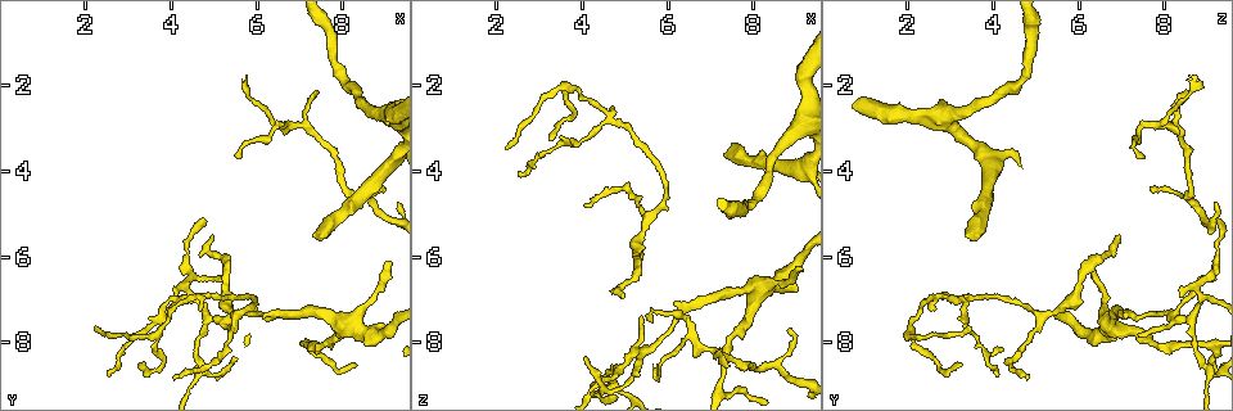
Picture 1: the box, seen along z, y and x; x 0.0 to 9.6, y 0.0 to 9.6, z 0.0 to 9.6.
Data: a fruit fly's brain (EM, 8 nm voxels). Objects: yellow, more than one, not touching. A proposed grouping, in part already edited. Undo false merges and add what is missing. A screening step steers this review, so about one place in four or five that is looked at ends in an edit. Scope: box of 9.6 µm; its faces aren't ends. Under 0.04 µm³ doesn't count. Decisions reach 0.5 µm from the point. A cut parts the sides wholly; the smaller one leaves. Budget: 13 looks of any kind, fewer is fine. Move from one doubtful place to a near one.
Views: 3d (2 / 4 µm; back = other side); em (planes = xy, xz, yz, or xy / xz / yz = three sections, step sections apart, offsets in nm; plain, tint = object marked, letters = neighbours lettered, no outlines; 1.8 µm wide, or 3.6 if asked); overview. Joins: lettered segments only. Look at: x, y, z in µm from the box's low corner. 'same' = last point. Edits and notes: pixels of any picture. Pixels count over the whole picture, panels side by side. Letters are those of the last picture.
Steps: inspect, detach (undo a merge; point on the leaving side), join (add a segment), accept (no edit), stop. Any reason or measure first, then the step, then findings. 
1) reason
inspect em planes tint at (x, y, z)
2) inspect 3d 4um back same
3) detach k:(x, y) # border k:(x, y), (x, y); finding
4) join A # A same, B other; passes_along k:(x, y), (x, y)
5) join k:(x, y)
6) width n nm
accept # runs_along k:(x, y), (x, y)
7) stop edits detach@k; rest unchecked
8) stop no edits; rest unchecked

thin end
inspect em xz step 8 tint at (5.70, 1.85, 8.60)

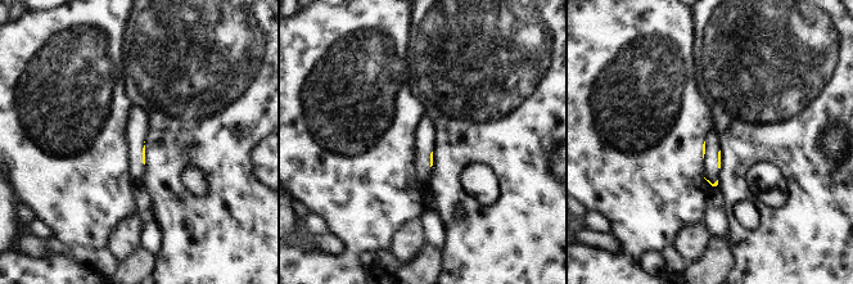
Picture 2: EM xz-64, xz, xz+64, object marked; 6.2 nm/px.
inspect em planes letters same

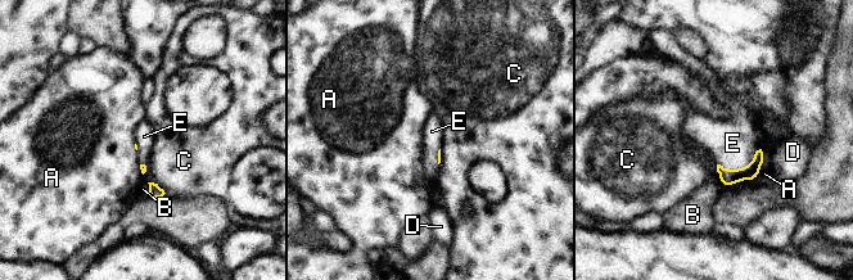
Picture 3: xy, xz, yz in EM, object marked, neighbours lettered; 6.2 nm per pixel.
join 3:(732, 143) # A other, B other, C other, D other, E same; passes_along 3:(749, 172), (740, 168), (732, 143); it goes on there

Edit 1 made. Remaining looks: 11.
inspect 3d 4um at (7.40, 2.10, 8.50)

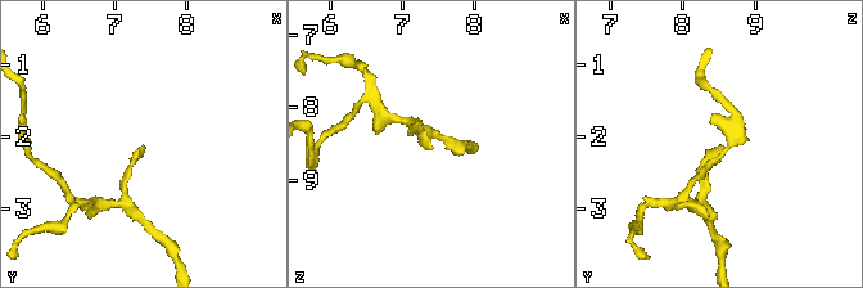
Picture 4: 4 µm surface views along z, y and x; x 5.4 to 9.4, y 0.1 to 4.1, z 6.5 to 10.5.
inspect em xy step 16 letters at (7.45, 2.10, 8.60)

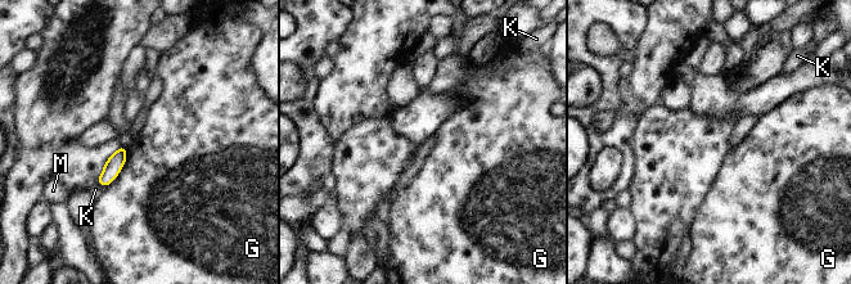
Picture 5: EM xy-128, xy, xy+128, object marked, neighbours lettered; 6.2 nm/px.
accept # G other, K other, M other; border 5:(97, 181), (104, 188); no lettered segment goes on from it

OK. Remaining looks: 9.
free end
inspect em planes tint at (5.00, 5.50, 6.90)

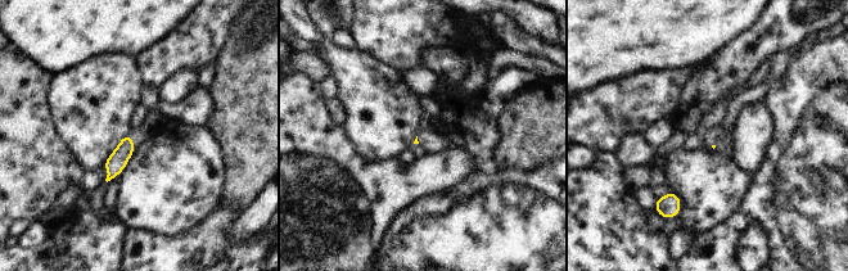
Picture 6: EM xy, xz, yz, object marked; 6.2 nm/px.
see the neighbours
inspect em planes letters same

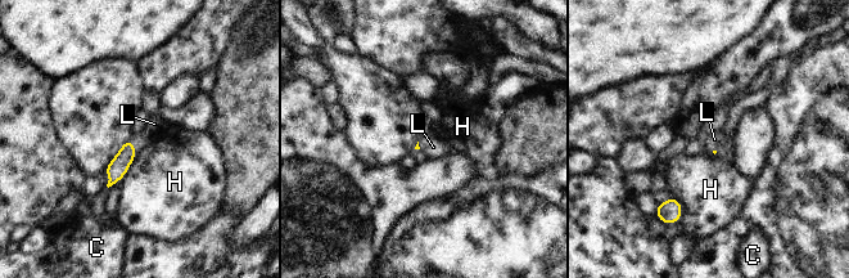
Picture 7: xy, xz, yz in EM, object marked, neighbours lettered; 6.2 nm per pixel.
join 7:(154, 124) # C other, H other, L same; passes_along 7:(117, 167), (132, 144), (154, 124); the neuron continues

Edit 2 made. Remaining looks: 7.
three-way junction
inspect 3d 4um at (4.90, 7.40, 8.60)

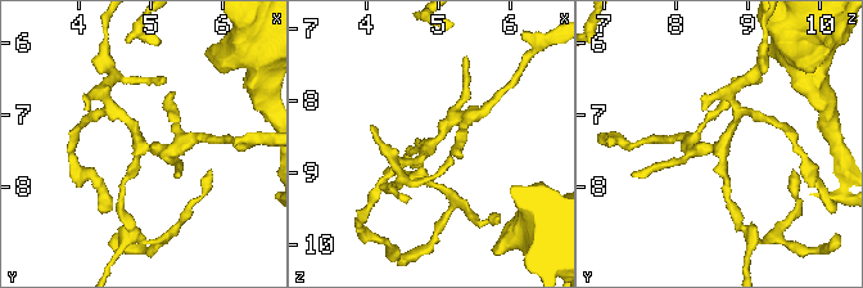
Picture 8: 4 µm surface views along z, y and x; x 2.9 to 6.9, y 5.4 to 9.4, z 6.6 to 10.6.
inspect em planes plain at (4.85, 7.40, 8.60)

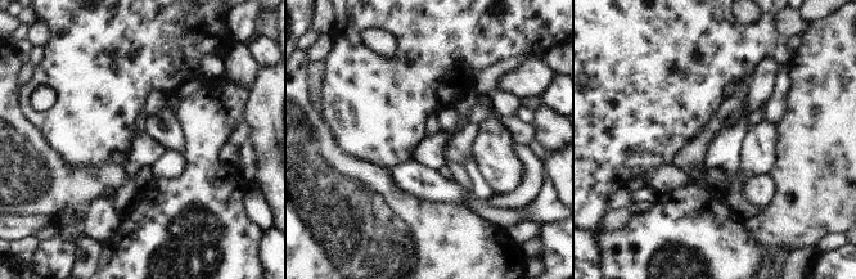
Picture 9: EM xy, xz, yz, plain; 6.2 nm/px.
see the neighbours
inspect em planes letters same

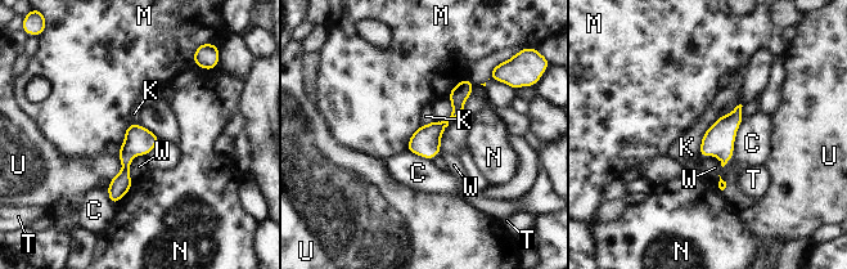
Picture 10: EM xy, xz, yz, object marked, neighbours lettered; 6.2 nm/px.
width 180 nm
accept # C other, K other, M other, N other, T other, U other, W other; runs_along 10:(467, 83), (458, 111), (410, 147); one neuron here

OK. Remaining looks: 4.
tapers out
inspect em planes letters at (5.65, 3.70, 7.55)

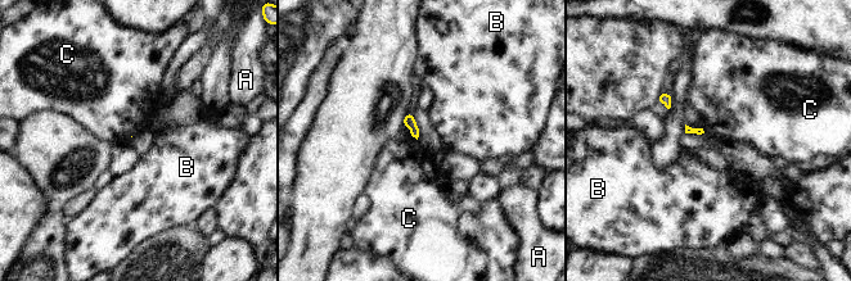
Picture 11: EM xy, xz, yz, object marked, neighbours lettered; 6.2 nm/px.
longest_contact C 60 nm
accept # A other, B other, C other; border 11:(410, 135), (417, 140); no lettered segment goes on from it

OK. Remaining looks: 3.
stop edits join@3, join@7; rest unchecked

